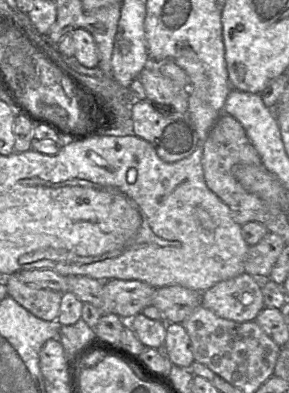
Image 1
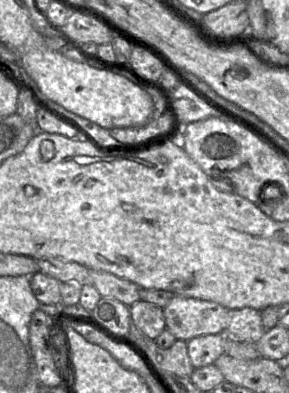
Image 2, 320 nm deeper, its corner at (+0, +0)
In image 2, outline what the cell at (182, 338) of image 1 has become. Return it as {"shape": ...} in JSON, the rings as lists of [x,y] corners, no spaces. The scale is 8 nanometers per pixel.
{"shape":[[[225,333],[194,337],[187,341],[187,349],[194,368],[214,364],[225,353]]]}

